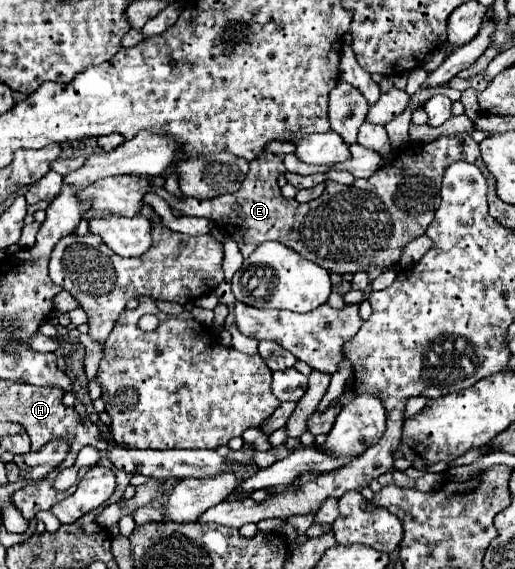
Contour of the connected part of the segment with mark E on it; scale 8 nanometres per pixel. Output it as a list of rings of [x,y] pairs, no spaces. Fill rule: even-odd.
[[[464,132],[464,134],[440,136],[428,144],[414,144],[414,146],[406,148],[404,152],[400,152],[398,160],[392,162],[388,168],[380,168],[376,174],[372,174],[366,180],[364,178],[354,180],[354,184],[350,184],[350,186],[326,180],[324,194],[320,198],[308,202],[308,204],[298,204],[296,200],[288,200],[282,196],[280,186],[278,186],[276,176],[274,176],[274,166],[284,166],[284,156],[270,154],[270,152],[262,152],[258,158],[254,158],[250,162],[250,172],[246,174],[242,188],[234,194],[222,194],[222,196],[216,196],[212,200],[186,198],[180,202],[168,194],[164,187],[152,186],[150,192],[164,198],[172,210],[180,210],[186,216],[208,218],[214,224],[224,226],[226,232],[236,240],[242,256],[248,256],[250,252],[256,250],[256,246],[260,246],[266,240],[276,240],[276,242],[290,246],[300,256],[316,262],[318,266],[322,266],[326,270],[334,270],[340,274],[344,274],[344,272],[352,274],[356,270],[364,270],[364,266],[368,266],[366,262],[370,262],[376,268],[390,268],[390,266],[398,264],[402,248],[410,240],[422,236],[426,232],[428,224],[432,222],[434,212],[436,212],[438,202],[440,202],[440,174],[456,160],[468,160],[470,164],[480,166],[480,170],[484,172],[480,148],[472,140],[472,136]]]

